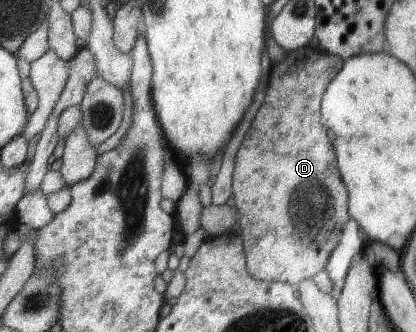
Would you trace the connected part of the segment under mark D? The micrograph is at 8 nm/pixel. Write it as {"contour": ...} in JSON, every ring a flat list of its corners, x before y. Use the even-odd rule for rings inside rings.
{"contour":[[317,47,288,51,287,56,271,68,265,100,235,156,231,197,239,215,248,271,257,280,296,285,322,275,337,248,345,222,351,219,348,188,339,176,332,139,321,124,325,90,343,66,344,59]]}

